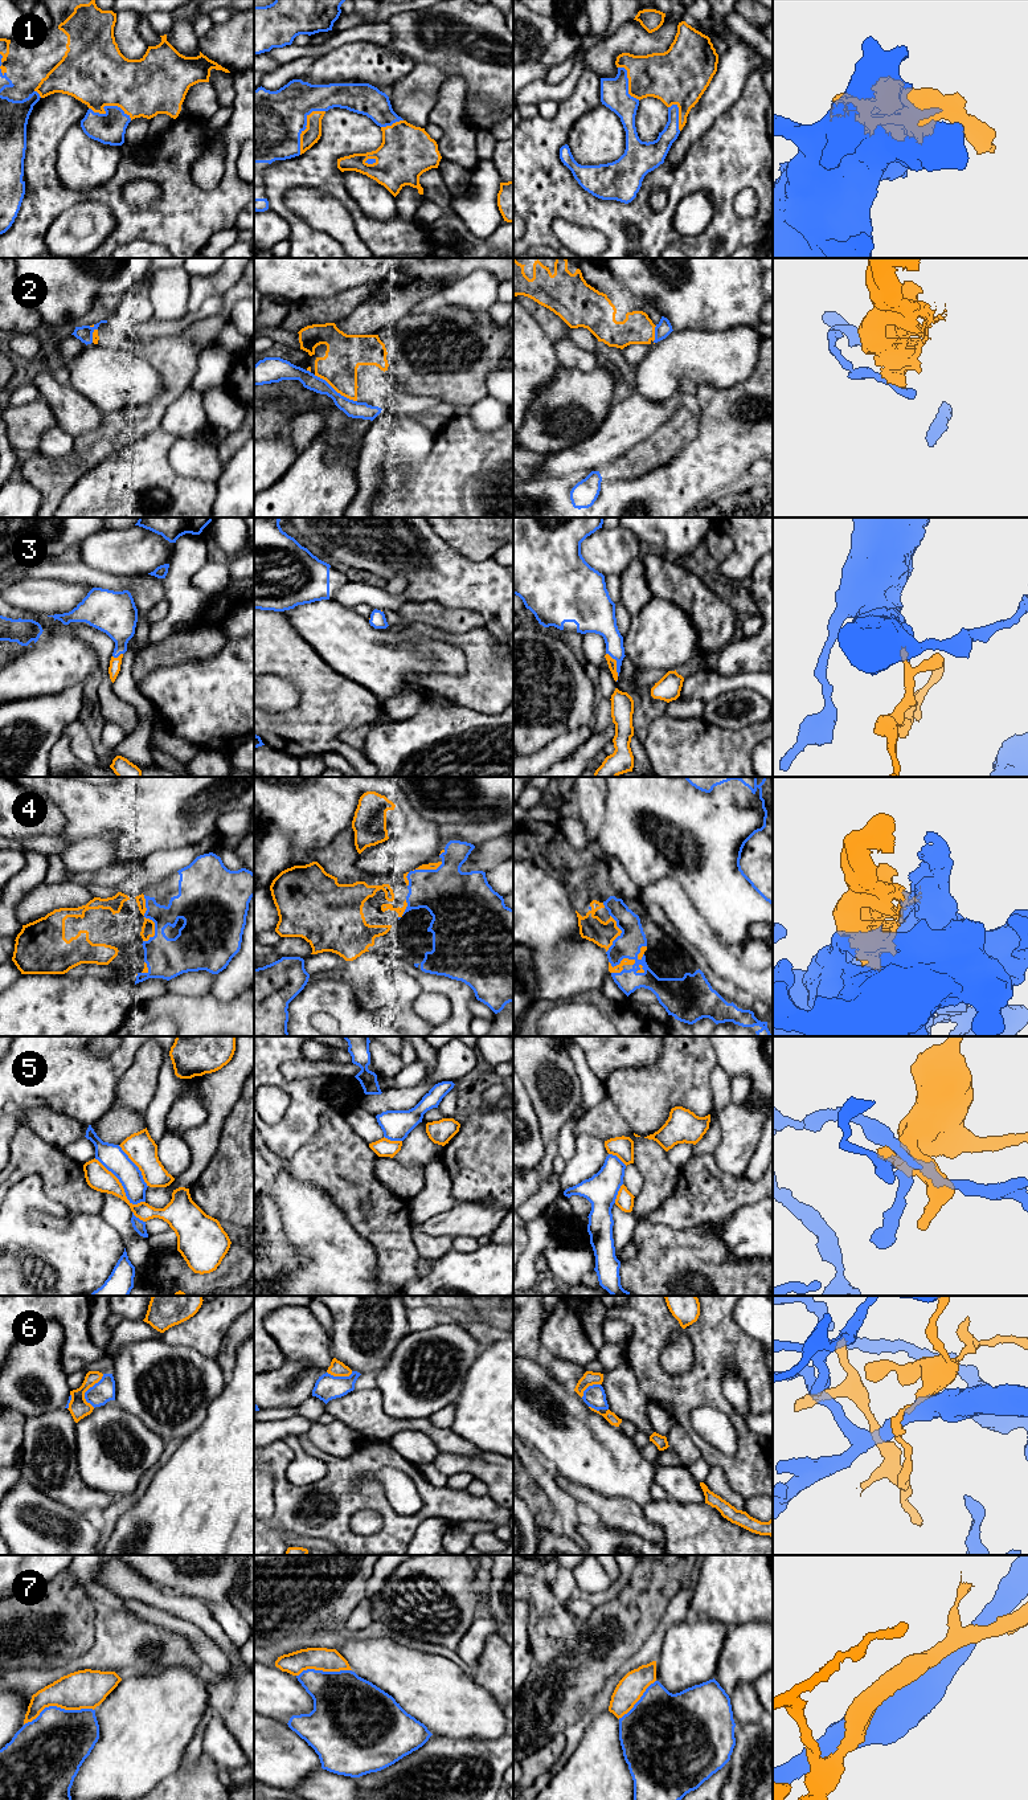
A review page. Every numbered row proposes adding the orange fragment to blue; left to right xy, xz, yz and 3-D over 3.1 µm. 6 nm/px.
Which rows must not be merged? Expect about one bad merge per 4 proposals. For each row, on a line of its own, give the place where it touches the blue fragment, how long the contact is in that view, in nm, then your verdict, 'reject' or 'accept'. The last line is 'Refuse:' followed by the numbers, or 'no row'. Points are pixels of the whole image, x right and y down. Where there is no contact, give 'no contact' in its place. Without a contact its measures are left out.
1: xz (306, 127) | 320 nm | accept
2: xz (334, 389) | 300 nm | reject
3: yz (617, 663) | 160 nm | accept
4: yz (630, 958) | 260 nm | accept
5: xy (122, 1185) | 420 nm | reject
6: xy (87, 1390) | 220 nm | reject
7: xy (58, 1708) | 440 nm | accept
Refuse: 2, 5, 6

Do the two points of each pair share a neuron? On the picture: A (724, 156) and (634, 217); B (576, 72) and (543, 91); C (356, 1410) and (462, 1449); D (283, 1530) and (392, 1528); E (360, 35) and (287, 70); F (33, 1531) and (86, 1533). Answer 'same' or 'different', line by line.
A: same
B: same
C: same
D: same
E: different
F: same

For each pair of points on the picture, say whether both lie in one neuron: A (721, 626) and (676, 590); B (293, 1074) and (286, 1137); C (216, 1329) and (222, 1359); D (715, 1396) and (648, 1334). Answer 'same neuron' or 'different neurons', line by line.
A: same neuron
B: different neurons
C: different neurons
D: same neuron

